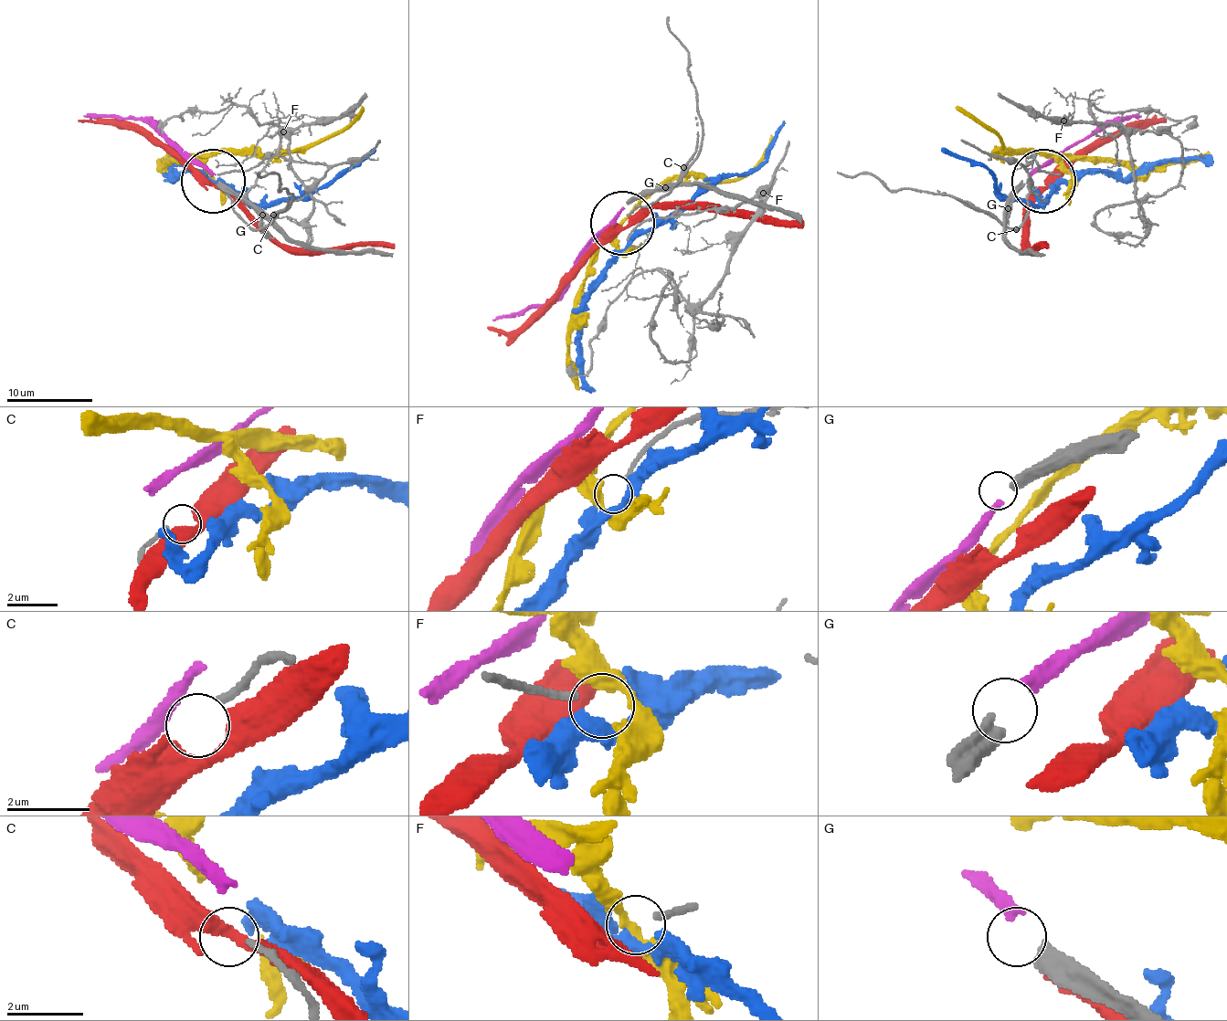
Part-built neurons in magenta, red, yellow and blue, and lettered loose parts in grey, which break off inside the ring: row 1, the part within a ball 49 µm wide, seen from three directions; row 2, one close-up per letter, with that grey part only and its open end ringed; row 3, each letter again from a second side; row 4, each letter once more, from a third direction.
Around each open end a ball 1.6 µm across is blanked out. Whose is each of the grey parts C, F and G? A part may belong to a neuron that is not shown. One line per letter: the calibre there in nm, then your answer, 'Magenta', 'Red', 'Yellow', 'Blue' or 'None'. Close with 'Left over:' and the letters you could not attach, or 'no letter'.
C: Thickness 170 nm. Red
F: Thickness 160 nm. None
G: Thickness 440 nm. Magenta
Left over: F

